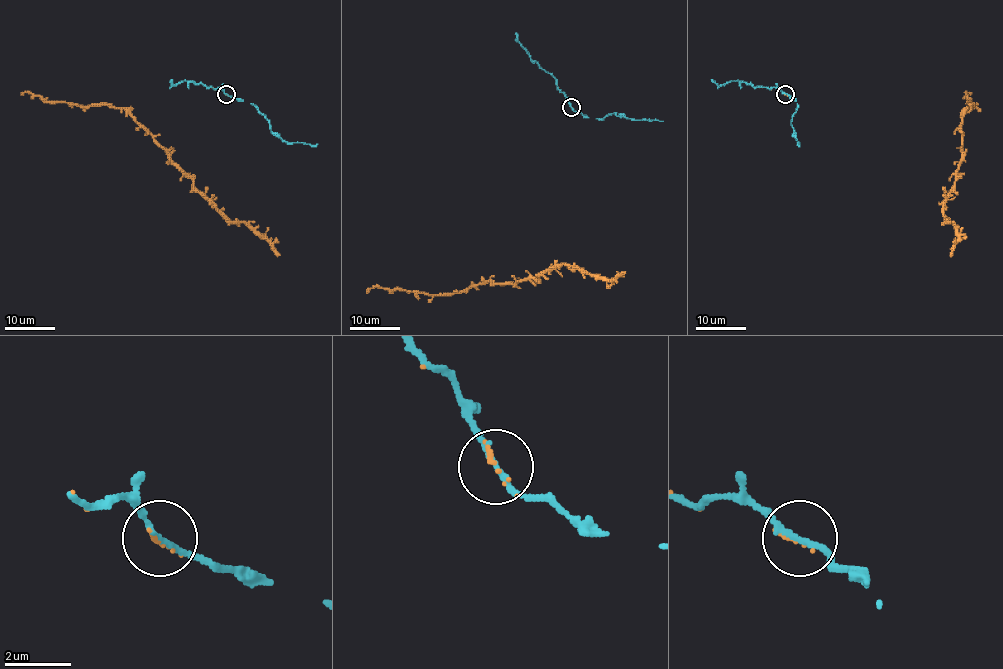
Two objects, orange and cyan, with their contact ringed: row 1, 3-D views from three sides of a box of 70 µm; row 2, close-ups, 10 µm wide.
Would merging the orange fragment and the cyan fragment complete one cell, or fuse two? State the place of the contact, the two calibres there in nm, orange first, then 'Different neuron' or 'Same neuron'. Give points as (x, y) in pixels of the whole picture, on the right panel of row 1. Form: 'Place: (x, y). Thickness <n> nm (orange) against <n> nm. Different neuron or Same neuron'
Place: (785, 94). Thickness 80 nm (orange) against 170 nm. Same neuron

